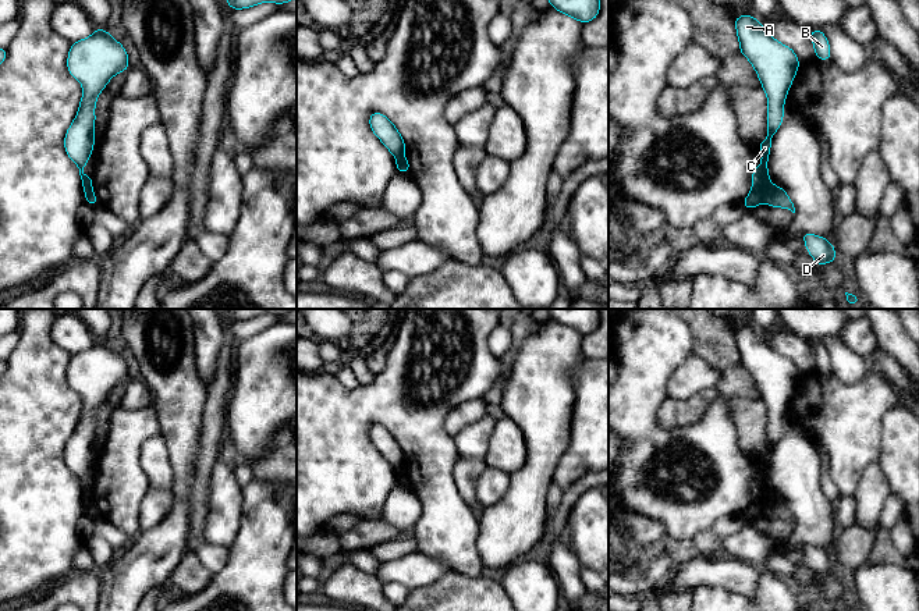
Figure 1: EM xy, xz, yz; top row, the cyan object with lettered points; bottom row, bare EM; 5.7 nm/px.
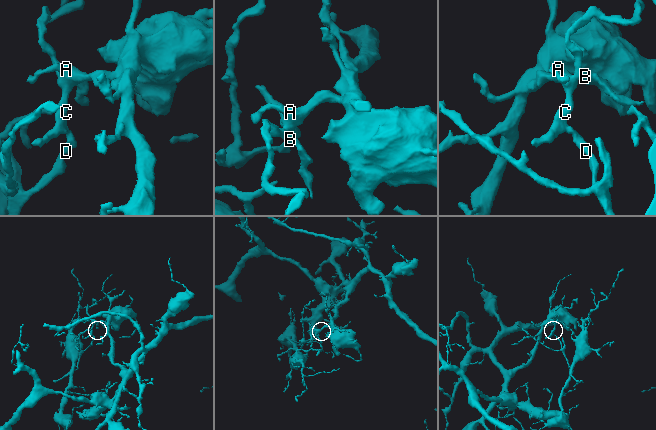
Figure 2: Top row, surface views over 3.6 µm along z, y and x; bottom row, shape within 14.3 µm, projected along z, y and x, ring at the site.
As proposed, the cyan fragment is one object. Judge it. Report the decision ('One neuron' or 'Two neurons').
Two neurons

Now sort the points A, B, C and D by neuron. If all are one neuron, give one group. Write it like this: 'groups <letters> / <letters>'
groups A B C / D

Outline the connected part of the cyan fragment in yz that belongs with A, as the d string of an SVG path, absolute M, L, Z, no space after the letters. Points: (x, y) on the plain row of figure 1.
M745 326L735 330L734 337L739 351L739 363L753 377L767 406L767 448L757 457L762 463L762 476L753 482L752 501L742 512L746 521L752 521L766 514L771 498L767 483L771 451L781 438L784 413L801 376L795 363L771 349L763 335L752 327Z

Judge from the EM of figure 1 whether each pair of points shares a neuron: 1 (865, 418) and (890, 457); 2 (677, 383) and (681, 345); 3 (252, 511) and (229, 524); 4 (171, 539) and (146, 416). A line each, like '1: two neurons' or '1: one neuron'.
1: two neurons
2: two neurons
3: two neurons
4: two neurons

